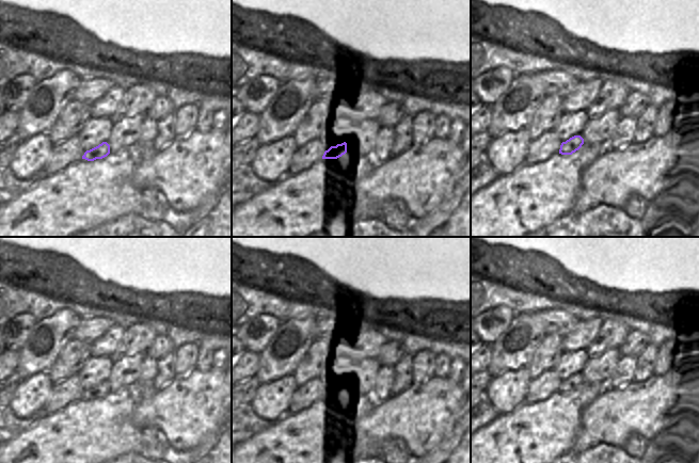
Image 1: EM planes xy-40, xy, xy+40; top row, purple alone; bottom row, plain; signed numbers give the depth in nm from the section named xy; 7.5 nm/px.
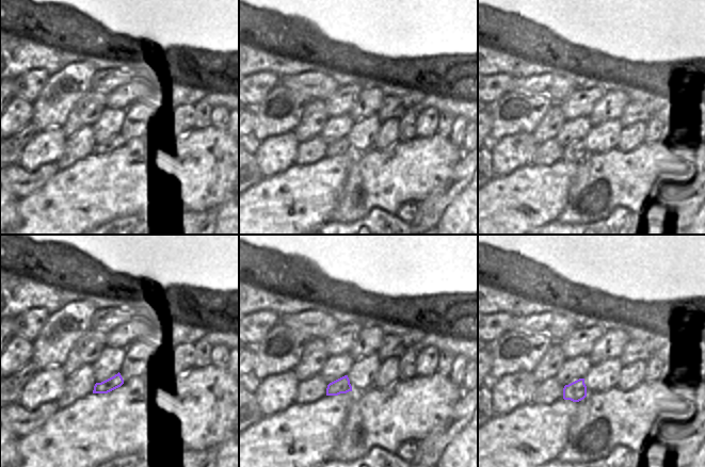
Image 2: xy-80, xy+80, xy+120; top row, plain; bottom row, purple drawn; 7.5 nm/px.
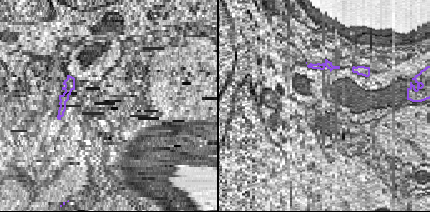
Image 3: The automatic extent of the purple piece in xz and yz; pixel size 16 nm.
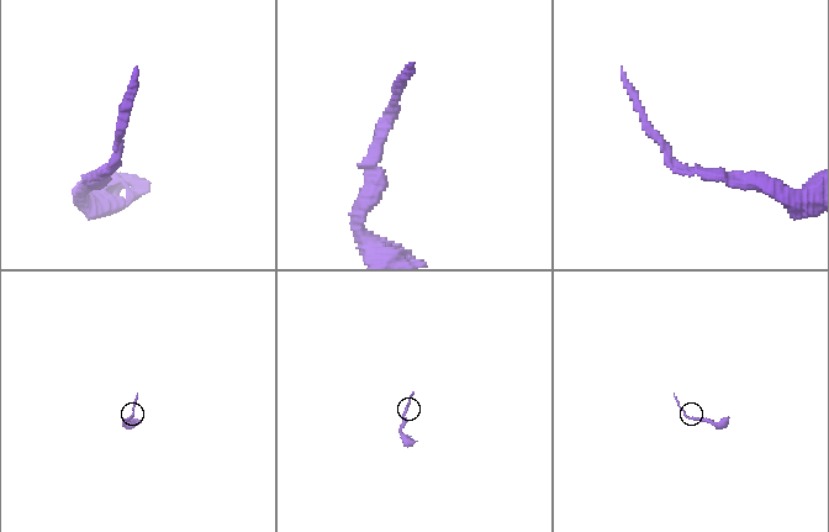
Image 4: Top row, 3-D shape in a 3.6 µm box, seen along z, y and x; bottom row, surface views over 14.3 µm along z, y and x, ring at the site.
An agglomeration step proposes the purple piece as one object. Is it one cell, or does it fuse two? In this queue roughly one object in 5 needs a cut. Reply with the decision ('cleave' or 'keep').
keep

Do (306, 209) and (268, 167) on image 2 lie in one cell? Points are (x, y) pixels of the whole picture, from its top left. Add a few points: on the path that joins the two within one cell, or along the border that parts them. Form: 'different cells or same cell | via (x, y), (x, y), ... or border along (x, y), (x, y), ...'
different cells | border along (293, 162), (286, 168), (262, 178)

